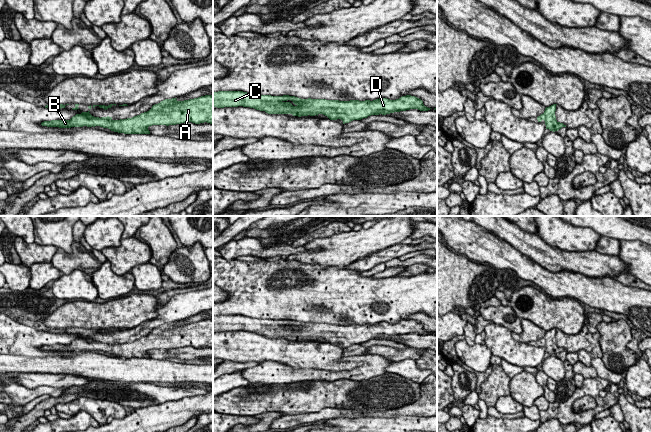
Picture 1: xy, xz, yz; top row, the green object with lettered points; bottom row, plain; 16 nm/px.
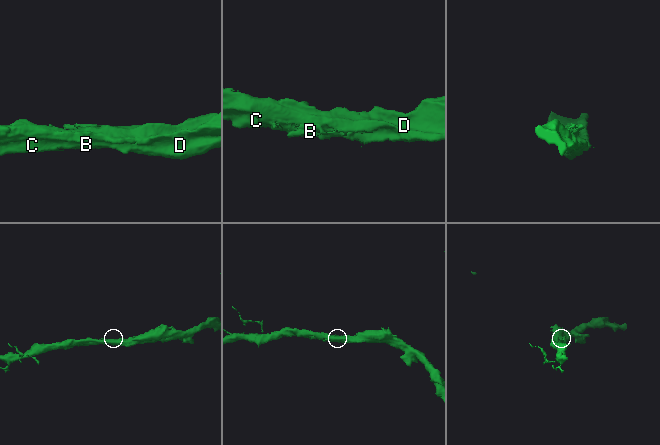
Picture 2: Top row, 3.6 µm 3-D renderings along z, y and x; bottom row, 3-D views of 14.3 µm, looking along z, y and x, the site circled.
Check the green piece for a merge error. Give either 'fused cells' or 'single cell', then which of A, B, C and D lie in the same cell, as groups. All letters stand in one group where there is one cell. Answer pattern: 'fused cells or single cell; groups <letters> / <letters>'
fused cells; groups A C D / B

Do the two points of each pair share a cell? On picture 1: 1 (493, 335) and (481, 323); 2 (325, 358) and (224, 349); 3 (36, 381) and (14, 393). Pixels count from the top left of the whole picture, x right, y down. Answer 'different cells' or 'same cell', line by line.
1: different cells
2: same cell
3: different cells

